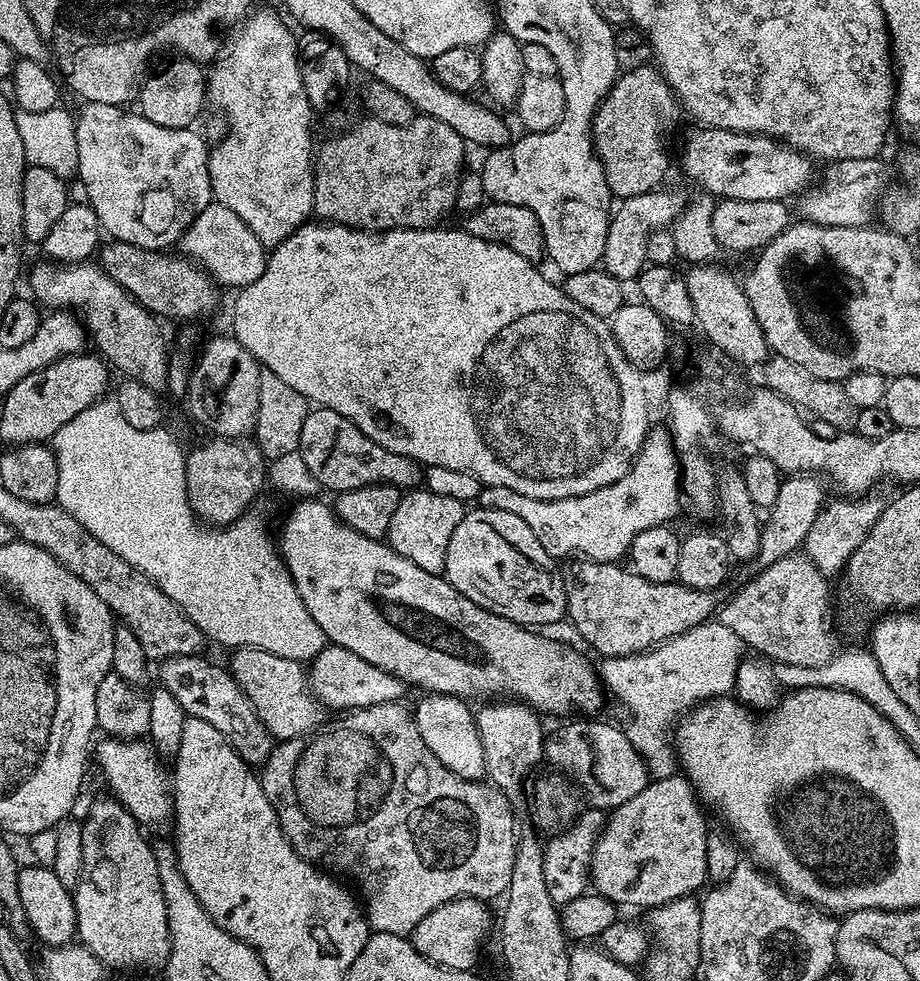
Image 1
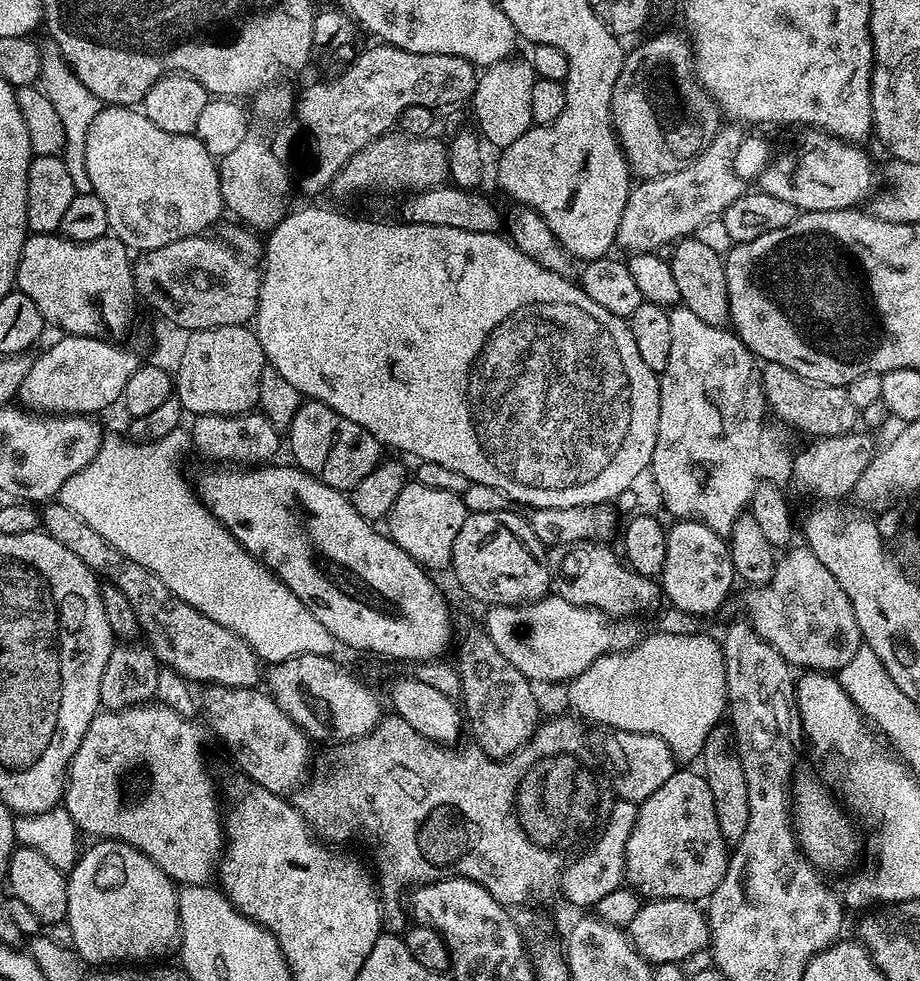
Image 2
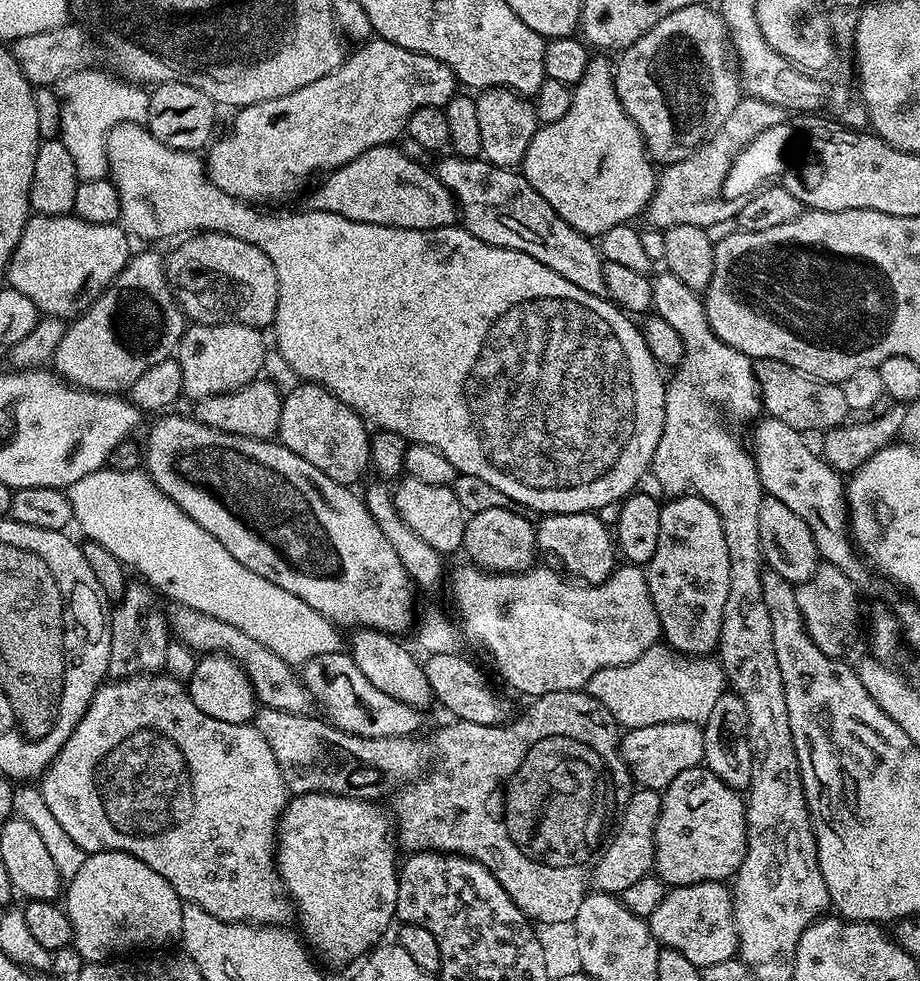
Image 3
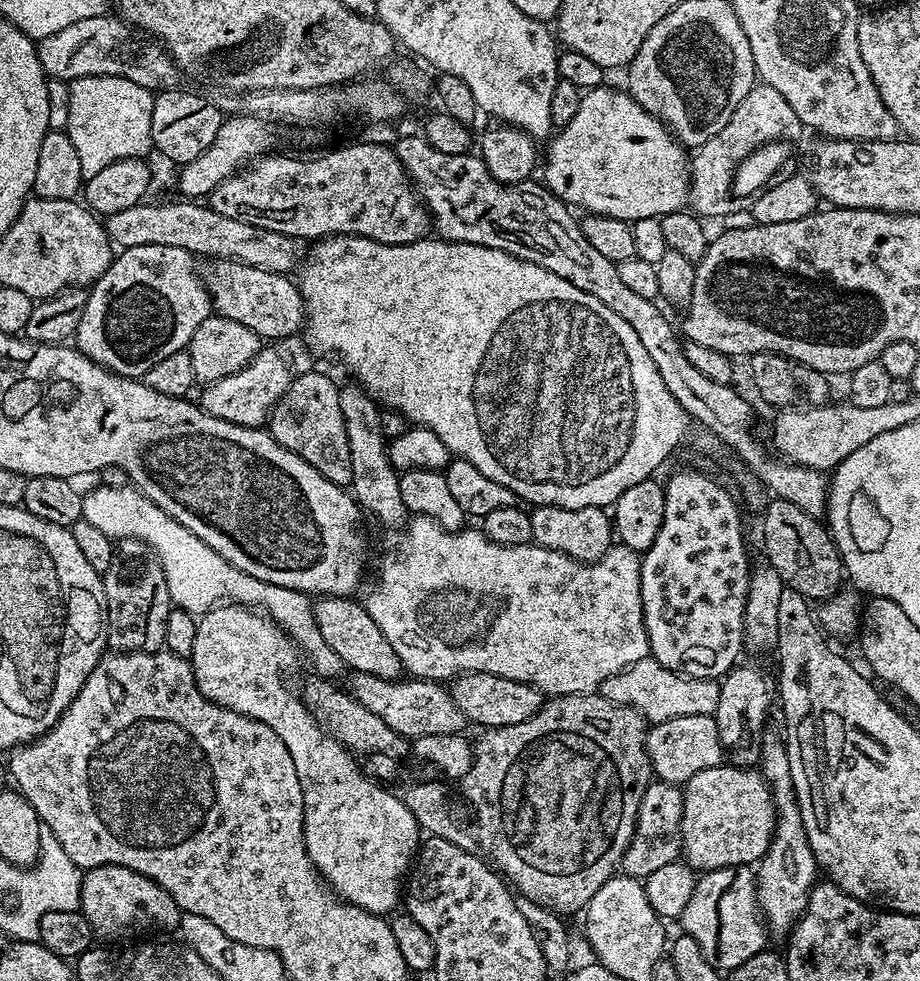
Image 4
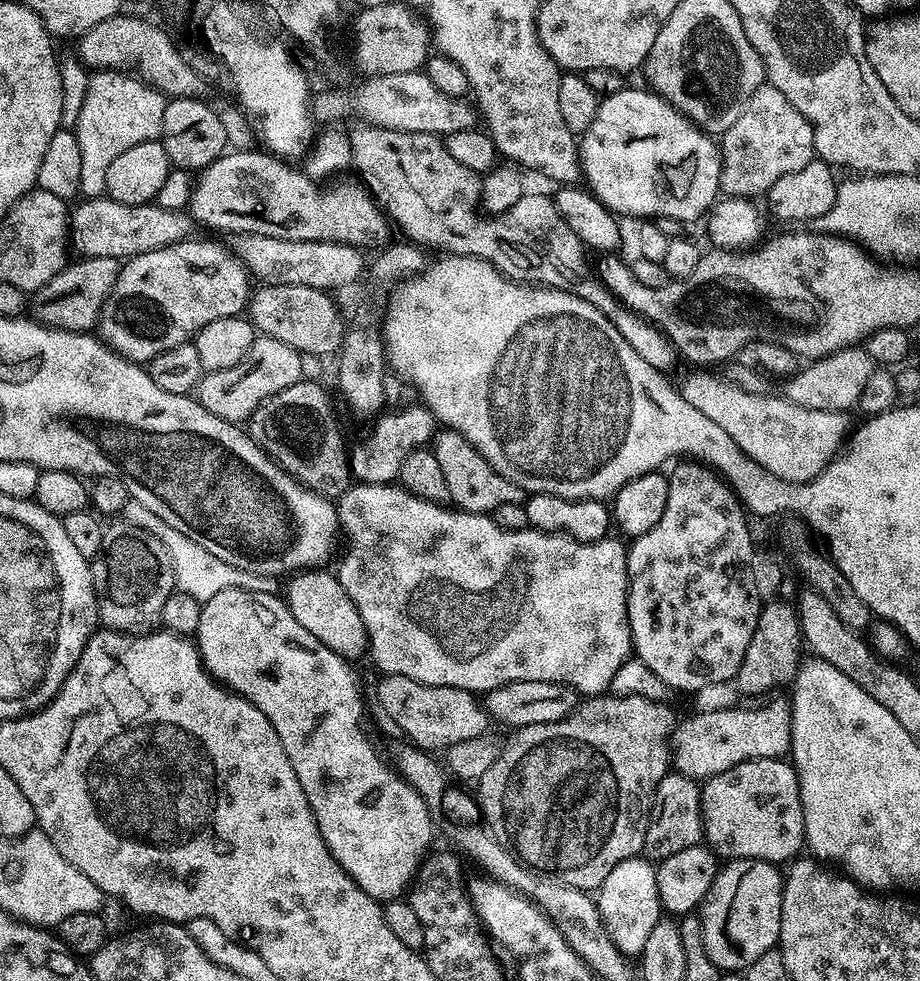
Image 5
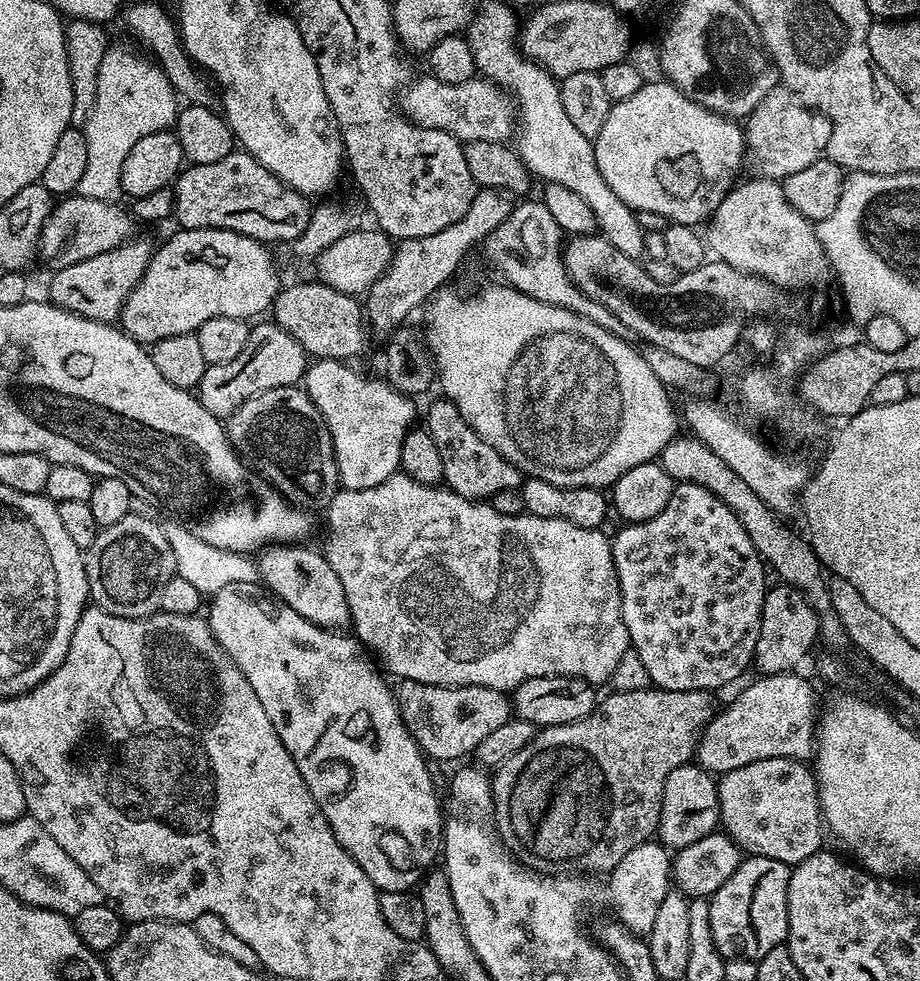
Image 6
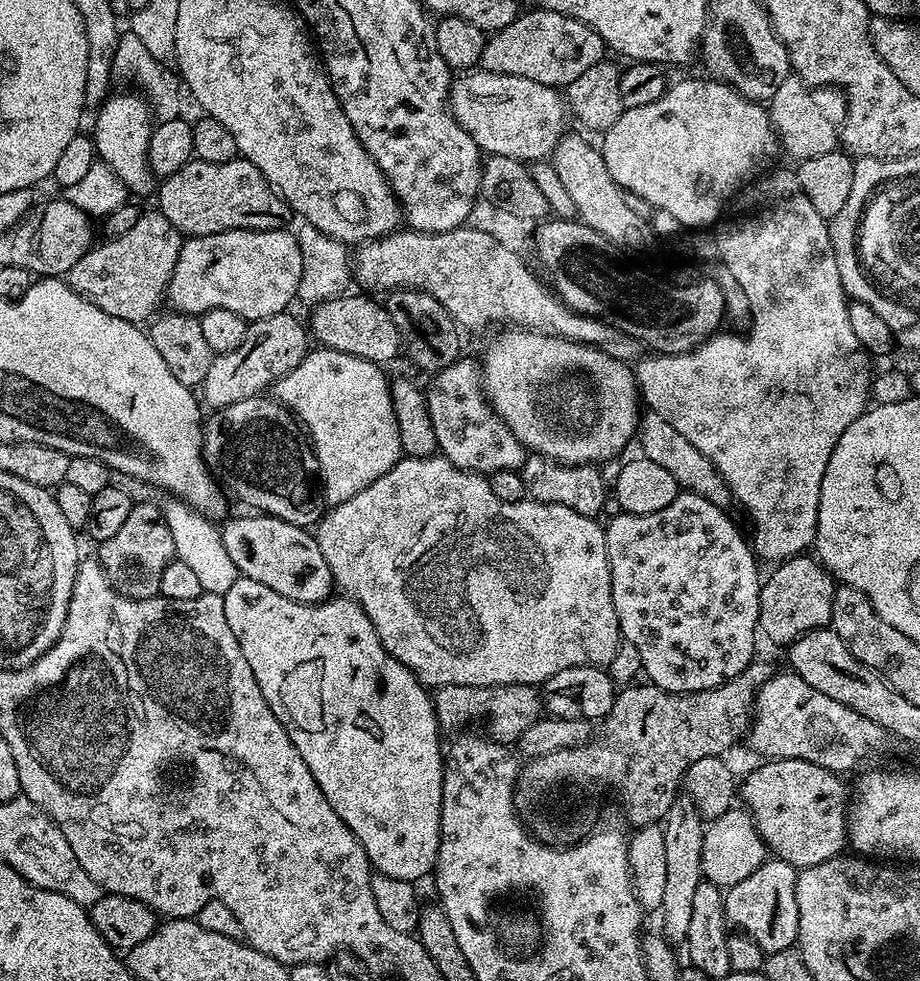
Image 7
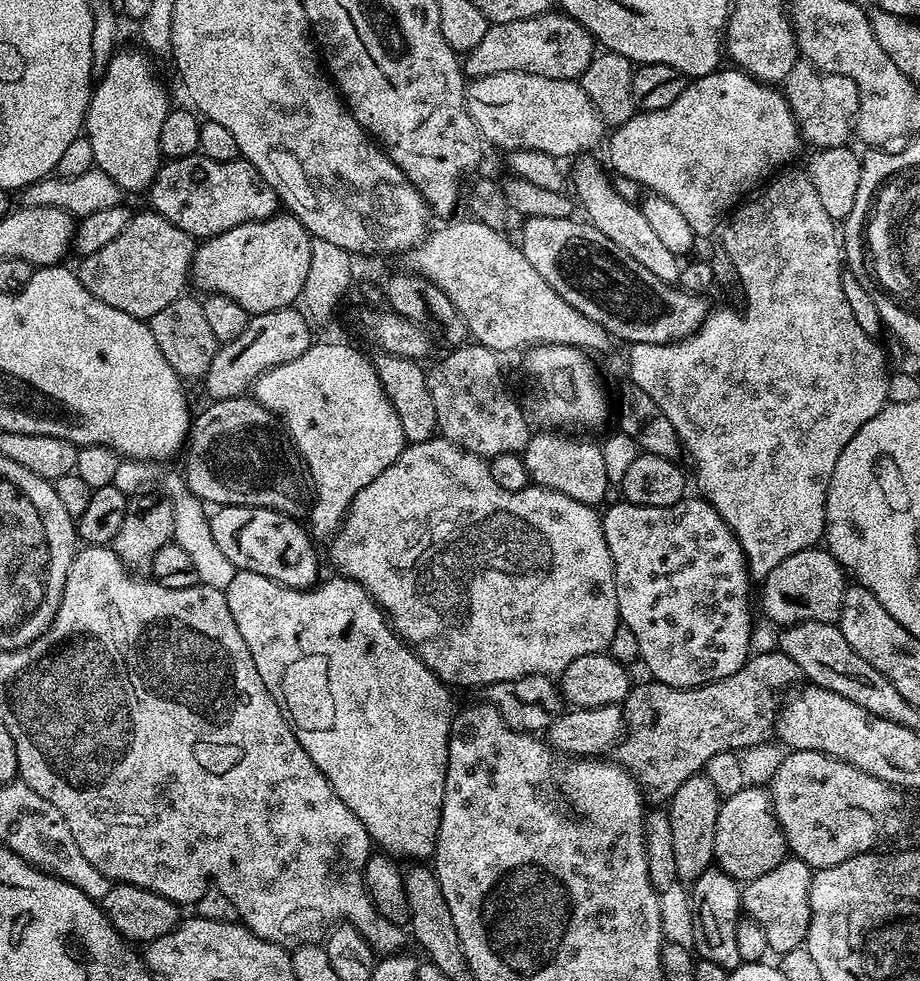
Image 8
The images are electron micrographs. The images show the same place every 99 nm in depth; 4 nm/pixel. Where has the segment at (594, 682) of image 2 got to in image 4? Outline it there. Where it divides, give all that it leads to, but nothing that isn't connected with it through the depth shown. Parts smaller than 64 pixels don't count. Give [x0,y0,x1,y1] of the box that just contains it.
[598,658,720,725]

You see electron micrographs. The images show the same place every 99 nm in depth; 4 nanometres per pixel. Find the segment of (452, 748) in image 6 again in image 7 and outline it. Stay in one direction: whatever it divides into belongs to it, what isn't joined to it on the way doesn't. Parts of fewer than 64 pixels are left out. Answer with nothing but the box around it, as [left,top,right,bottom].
[435,684,542,742]

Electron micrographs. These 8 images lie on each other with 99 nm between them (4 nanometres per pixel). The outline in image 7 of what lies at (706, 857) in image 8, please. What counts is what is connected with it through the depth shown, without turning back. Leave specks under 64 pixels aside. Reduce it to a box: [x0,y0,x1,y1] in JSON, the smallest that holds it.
[659,794,706,946]

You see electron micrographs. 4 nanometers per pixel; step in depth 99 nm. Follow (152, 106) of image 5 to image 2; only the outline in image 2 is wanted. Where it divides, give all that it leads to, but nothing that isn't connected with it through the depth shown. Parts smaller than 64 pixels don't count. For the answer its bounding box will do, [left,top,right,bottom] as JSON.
[38,43,102,193]

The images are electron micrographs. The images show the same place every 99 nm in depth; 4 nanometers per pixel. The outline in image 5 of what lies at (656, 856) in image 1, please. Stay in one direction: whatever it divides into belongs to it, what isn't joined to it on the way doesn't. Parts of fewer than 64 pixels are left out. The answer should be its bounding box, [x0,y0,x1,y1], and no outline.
[700,756,805,866]

